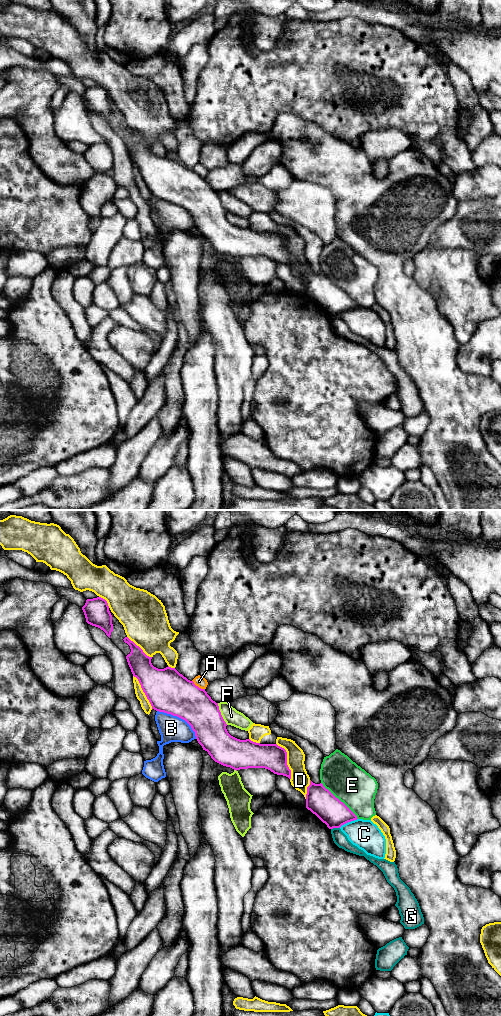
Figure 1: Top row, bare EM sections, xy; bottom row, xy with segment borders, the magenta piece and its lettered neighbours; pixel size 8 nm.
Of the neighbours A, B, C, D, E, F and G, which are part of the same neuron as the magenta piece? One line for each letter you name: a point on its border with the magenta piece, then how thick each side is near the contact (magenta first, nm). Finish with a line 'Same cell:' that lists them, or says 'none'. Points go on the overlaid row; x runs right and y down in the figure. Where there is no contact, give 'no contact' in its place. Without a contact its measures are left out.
Same cell: none

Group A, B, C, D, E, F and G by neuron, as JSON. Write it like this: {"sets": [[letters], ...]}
{"sets": [["A"], ["B"], ["C"], ["D"], ["E"], ["F"], ["G"]]}

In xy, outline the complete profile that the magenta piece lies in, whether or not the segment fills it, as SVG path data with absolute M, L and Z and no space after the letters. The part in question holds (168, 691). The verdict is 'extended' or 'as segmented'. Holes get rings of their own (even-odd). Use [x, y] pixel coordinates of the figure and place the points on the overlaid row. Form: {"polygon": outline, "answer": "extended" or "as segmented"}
{"polygon": "M128 637L123 640L131 649L131 652L126 656L128 665L133 676L138 679L152 709L185 720L195 732L198 743L215 762L236 771L248 768L265 768L274 774L291 779L291 770L287 765L287 752L284 748L277 744L260 744L250 739L240 740L231 736L226 729L227 724L221 715L218 703L211 699L205 689L196 686L193 681L188 680L175 668L168 666L164 669L158 669L154 667L151 663L152 657L147 656Z", "answer": "as segmented"}

